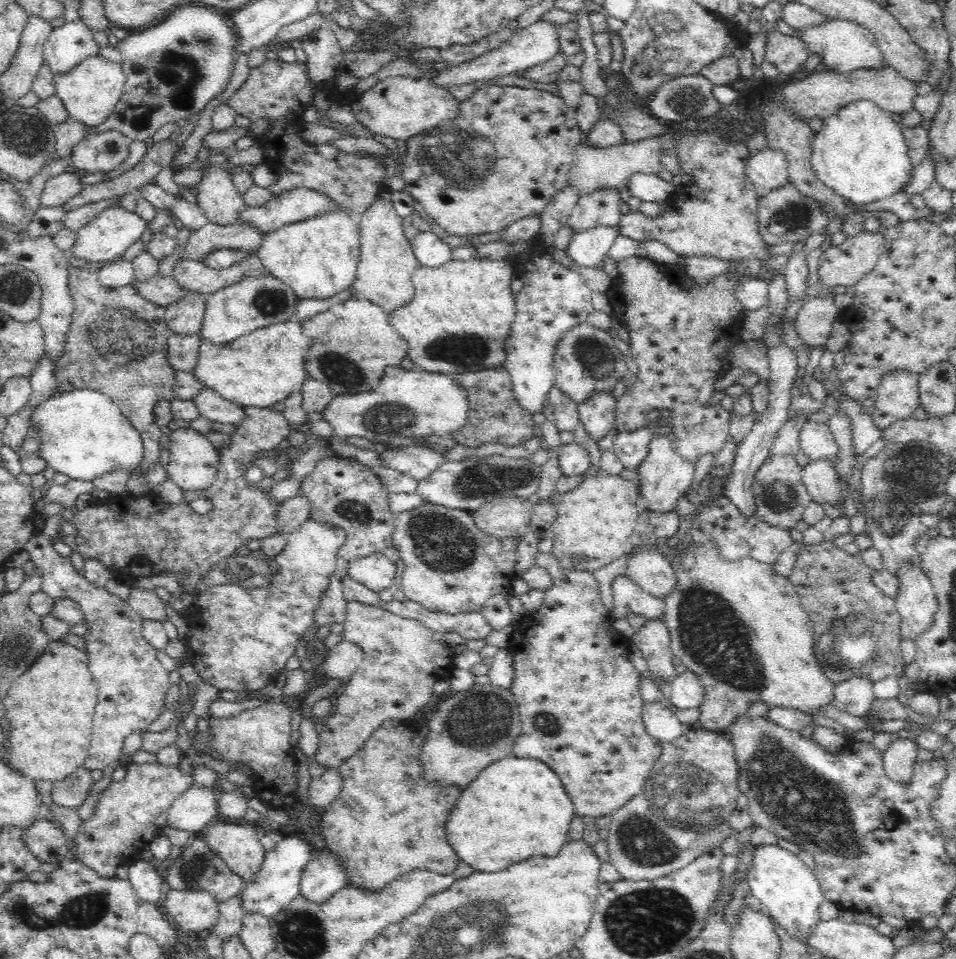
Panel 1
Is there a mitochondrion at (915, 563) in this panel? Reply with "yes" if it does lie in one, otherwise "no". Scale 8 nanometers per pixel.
no

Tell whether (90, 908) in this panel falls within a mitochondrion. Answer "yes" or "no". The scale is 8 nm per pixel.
yes

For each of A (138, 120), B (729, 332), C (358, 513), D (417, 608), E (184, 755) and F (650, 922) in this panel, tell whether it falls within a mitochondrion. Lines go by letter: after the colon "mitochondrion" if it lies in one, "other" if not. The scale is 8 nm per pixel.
A: mitochondrion
B: other
C: mitochondrion
D: other
E: other
F: mitochondrion

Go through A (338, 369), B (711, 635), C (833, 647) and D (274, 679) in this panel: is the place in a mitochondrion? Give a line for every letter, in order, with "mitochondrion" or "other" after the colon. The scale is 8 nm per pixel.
A: mitochondrion
B: mitochondrion
C: mitochondrion
D: other

